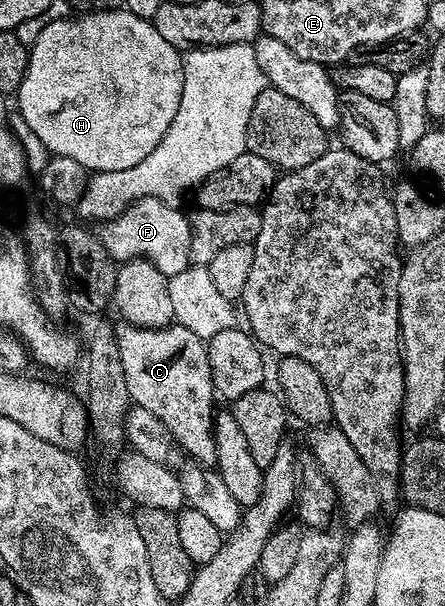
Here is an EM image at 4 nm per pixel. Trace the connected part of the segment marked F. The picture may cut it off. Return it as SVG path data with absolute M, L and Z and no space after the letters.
M140 199L117 219L103 222L99 227L102 228L97 228L98 238L119 265L132 259L146 259L167 277L184 273L184 269L191 266L190 215L182 212L174 203L165 203L163 199Z

